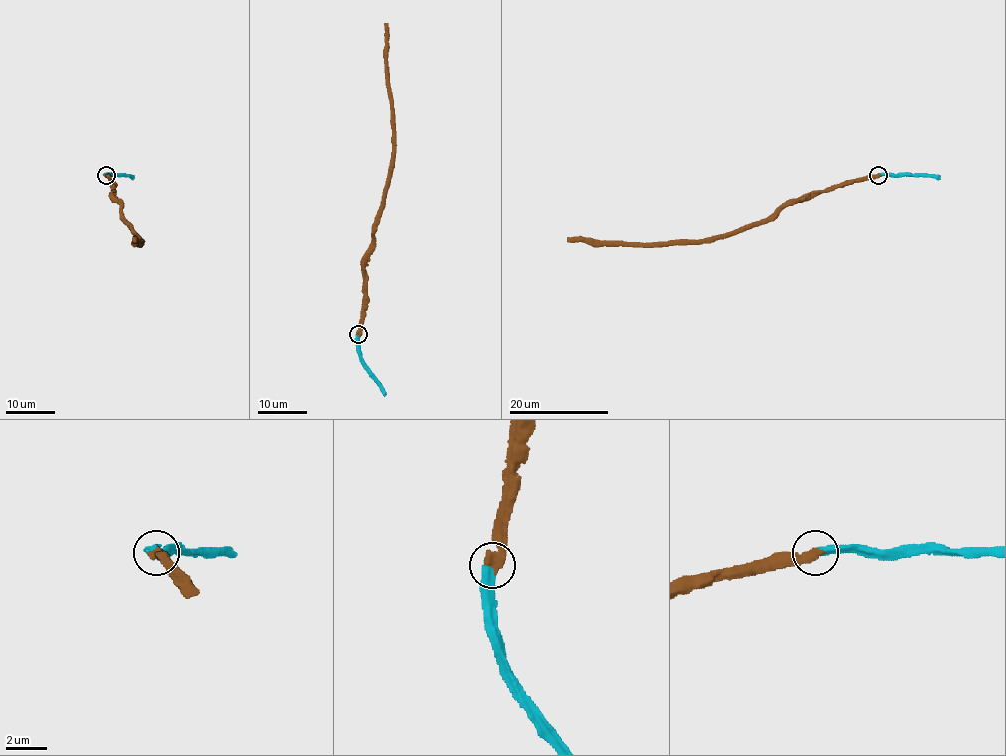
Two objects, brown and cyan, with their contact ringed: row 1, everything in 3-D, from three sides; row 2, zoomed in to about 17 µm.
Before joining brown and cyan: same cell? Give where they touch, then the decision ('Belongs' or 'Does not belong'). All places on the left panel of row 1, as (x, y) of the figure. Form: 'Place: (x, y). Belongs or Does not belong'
Place: (106, 175). Belongs

